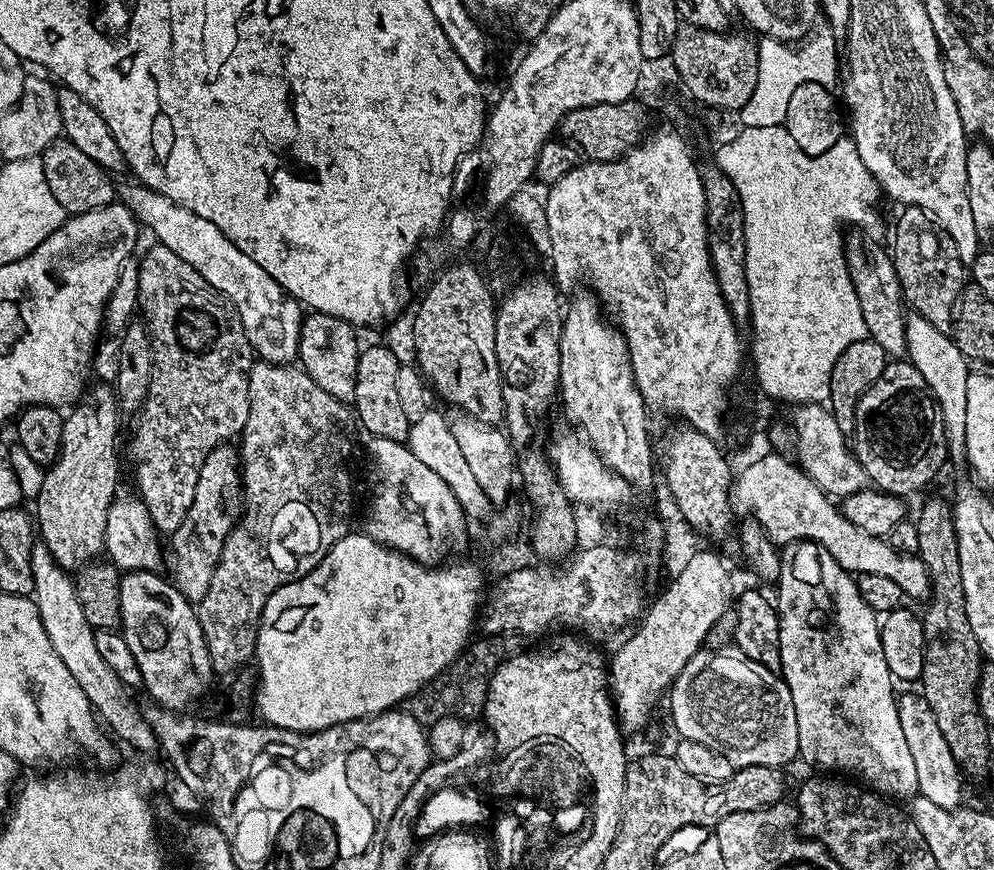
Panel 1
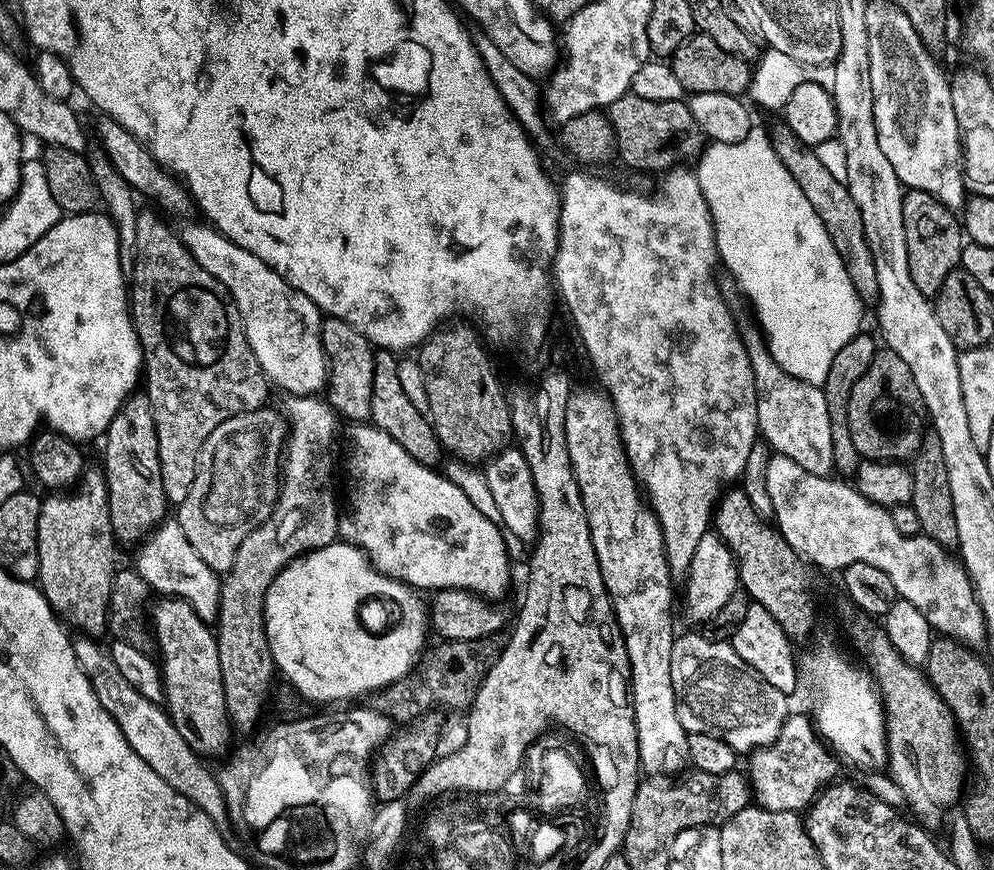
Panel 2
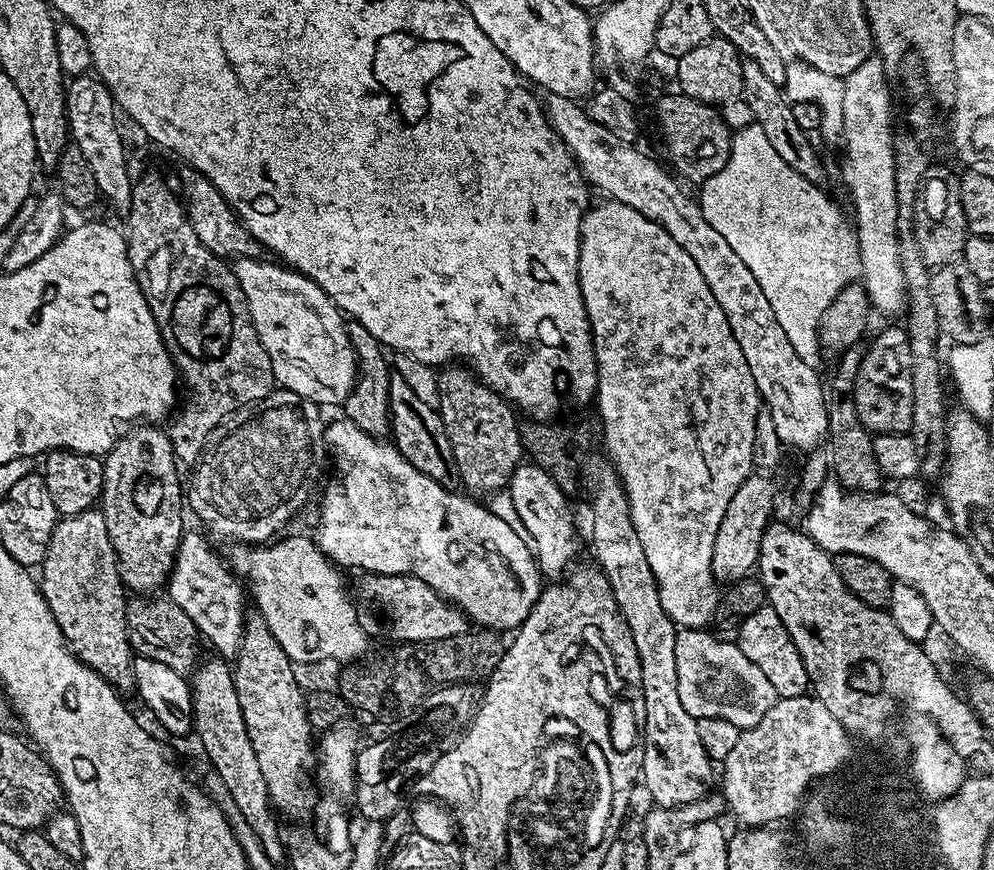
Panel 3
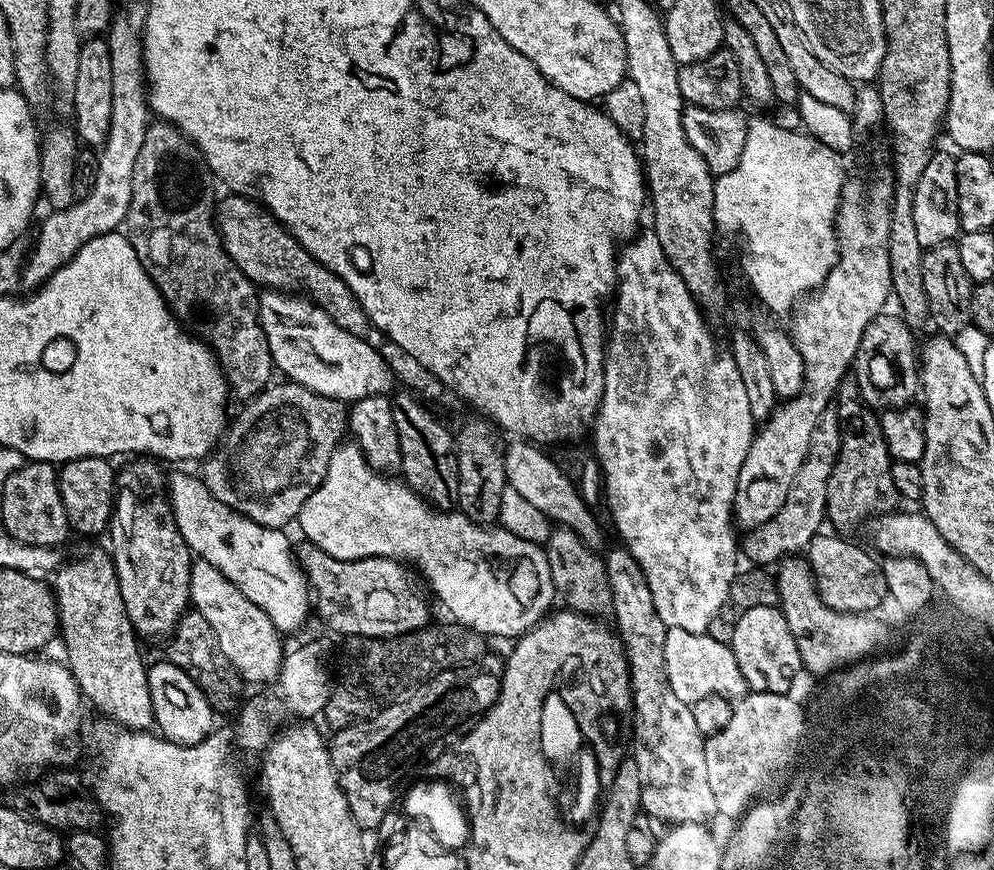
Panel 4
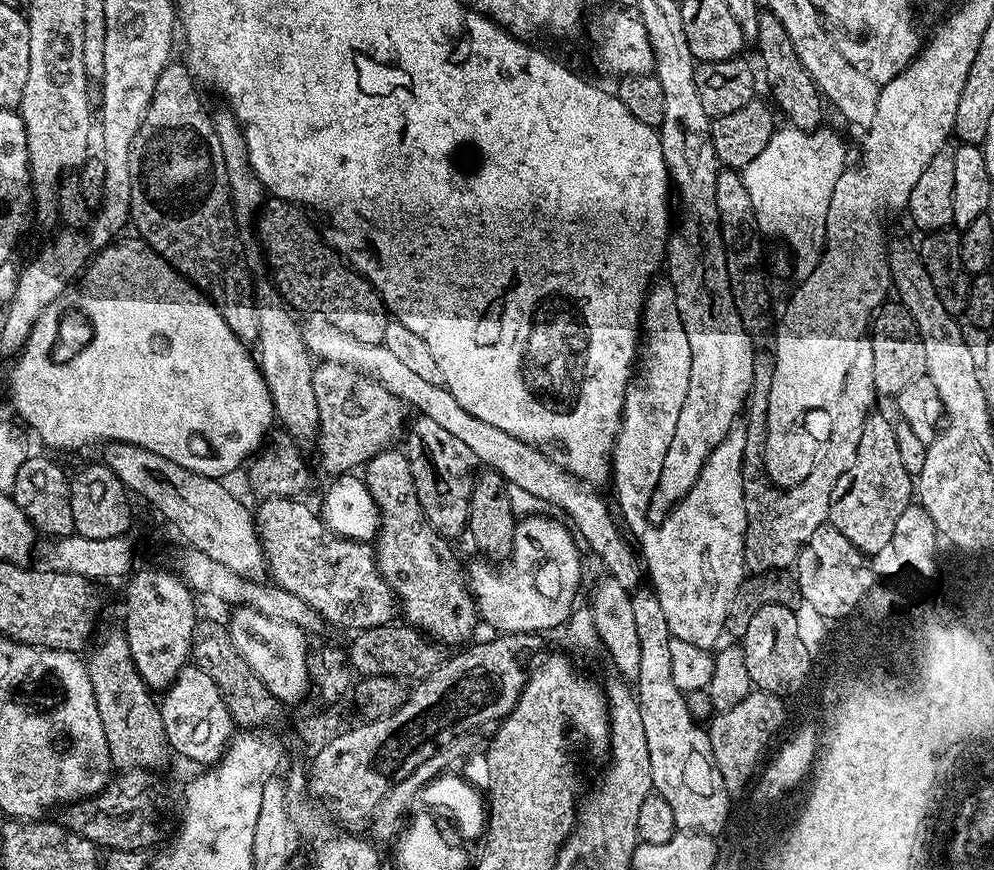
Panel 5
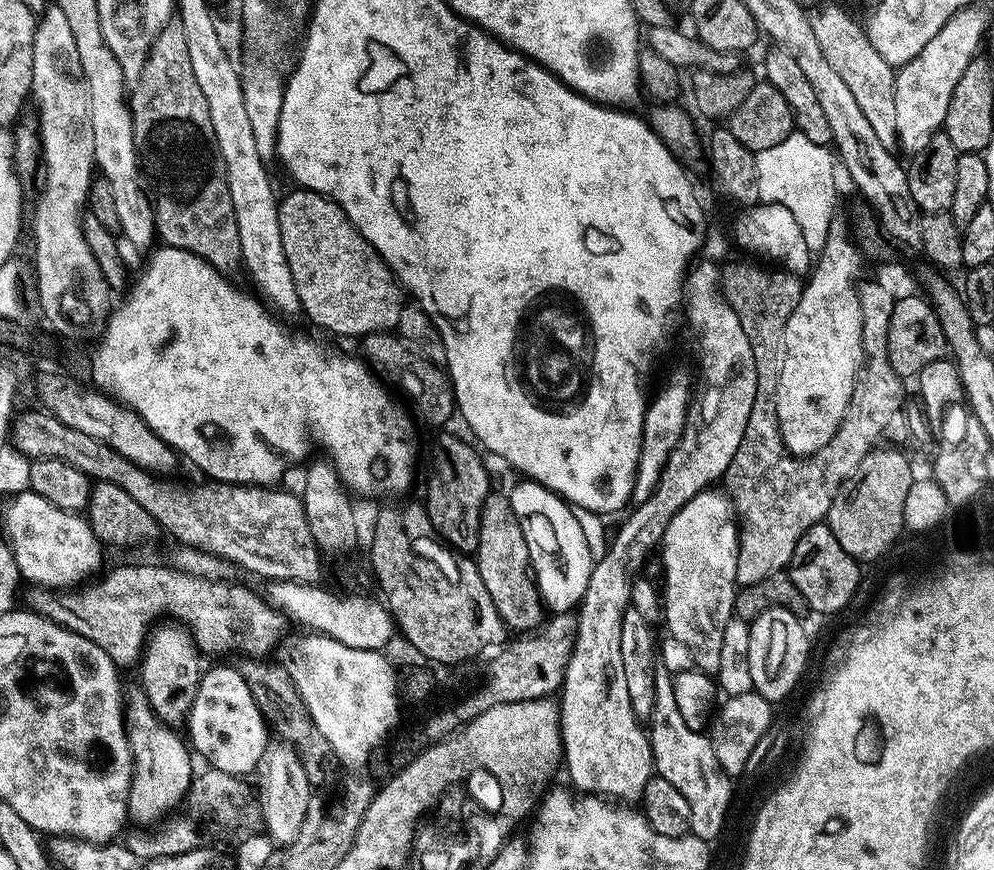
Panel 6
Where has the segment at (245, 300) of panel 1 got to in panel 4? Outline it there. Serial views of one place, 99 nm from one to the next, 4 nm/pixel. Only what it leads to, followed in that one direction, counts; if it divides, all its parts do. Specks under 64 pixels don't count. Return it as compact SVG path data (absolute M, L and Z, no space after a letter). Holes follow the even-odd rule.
M266 290L259 295L260 325L270 346L273 365L287 375L291 383L306 386L315 393L353 404L364 397L389 395L396 386L395 373L388 367L379 349L363 337L343 330L324 310L300 294Z

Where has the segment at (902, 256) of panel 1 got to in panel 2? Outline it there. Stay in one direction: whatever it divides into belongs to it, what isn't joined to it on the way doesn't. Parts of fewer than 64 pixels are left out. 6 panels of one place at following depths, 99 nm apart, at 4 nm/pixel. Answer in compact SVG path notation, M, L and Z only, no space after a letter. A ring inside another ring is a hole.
M922 190L905 191L902 217L906 230L906 258L910 262L910 278L914 278L914 286L918 286L924 296L935 297L947 275L960 268L966 233L953 209Z

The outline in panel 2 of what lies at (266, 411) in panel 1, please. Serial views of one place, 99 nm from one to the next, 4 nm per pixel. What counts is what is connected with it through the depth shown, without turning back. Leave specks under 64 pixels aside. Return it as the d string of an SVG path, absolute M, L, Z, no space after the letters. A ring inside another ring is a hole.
M319 395L311 396L292 396L288 401L288 416L286 412L286 443L282 448L282 465L284 464L284 476L282 472L282 483L278 488L278 499L272 513L266 518L266 522L262 522L259 526L247 536L246 539L238 546L238 550L234 554L234 562L230 566L228 572L223 573L220 581L220 605L218 606L218 614L214 621L214 631L216 634L216 645L218 646L218 663L222 666L222 690L226 694L226 710L228 711L228 719L233 729L248 732L260 720L260 711L265 711L266 697L271 693L274 687L274 679L272 680L272 672L274 676L274 665L272 663L272 655L270 654L270 646L268 645L268 635L264 629L264 599L268 593L268 588L274 582L277 574L289 564L291 560L297 556L312 552L315 548L321 548L327 544L333 543L337 539L338 529L340 526L341 513L336 512L336 488L332 485L332 447L336 444L336 423L338 417L336 411L332 409L327 399L321 398Z

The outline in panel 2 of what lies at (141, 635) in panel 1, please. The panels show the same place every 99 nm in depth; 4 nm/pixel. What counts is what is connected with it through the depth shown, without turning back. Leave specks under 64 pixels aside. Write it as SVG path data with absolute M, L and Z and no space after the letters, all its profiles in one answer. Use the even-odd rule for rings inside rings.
M160 596L157 601L150 608L150 632L152 628L156 635L156 648L160 651L158 663L163 707L178 734L182 734L182 738L186 738L188 745L201 757L223 757L229 751L228 739L234 735L234 729L228 719L226 694L222 690L222 666L218 663L215 631L209 621L194 614L185 600Z

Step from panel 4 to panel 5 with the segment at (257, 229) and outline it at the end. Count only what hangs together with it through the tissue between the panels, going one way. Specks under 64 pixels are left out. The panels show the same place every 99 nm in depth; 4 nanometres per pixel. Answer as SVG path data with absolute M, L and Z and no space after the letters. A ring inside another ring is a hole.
M275 198L269 199L259 213L260 240L264 243L268 264L272 267L271 279L275 289L283 297L284 303L293 309L301 308L305 314L323 316L338 330L358 338L360 342L383 344L386 326L390 321L384 299L370 281L349 267L325 243L303 214L297 205Z

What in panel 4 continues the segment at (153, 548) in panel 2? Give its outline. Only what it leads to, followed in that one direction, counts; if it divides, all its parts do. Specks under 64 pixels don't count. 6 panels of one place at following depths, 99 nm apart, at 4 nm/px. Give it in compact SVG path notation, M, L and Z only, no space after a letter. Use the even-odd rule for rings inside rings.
M197 559L192 566L190 582L191 607L210 622L210 630L214 630L214 644L221 654L232 663L232 671L241 681L256 686L264 686L276 679L286 655L286 647L282 641L282 633L276 629L274 622L242 590L234 586L210 562Z

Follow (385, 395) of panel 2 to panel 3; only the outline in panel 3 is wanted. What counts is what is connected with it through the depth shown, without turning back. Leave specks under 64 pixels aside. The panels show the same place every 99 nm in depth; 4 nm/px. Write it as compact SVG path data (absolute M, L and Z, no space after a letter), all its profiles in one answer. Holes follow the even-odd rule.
M395 370L389 371L390 400L388 402L388 418L390 421L390 440L396 449L426 478L434 478L442 487L451 489L457 483L456 463L454 454L450 450L450 442L446 438L446 430L442 426L442 418L439 411L433 405L422 402L402 374Z

